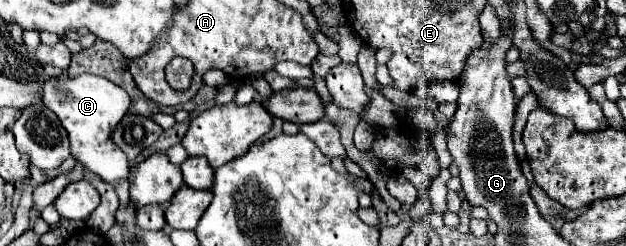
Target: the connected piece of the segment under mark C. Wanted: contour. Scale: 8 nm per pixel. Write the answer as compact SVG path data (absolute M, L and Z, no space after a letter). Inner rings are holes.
M81 73L73 79L63 79L63 75L59 75L45 81L41 89L41 101L59 117L61 125L69 133L71 155L79 163L83 163L89 171L97 173L107 183L115 183L127 177L127 157L121 153L121 149L117 149L117 145L113 145L111 139L113 129L119 125L131 103L131 97L121 87L107 81L105 77L91 73Z

